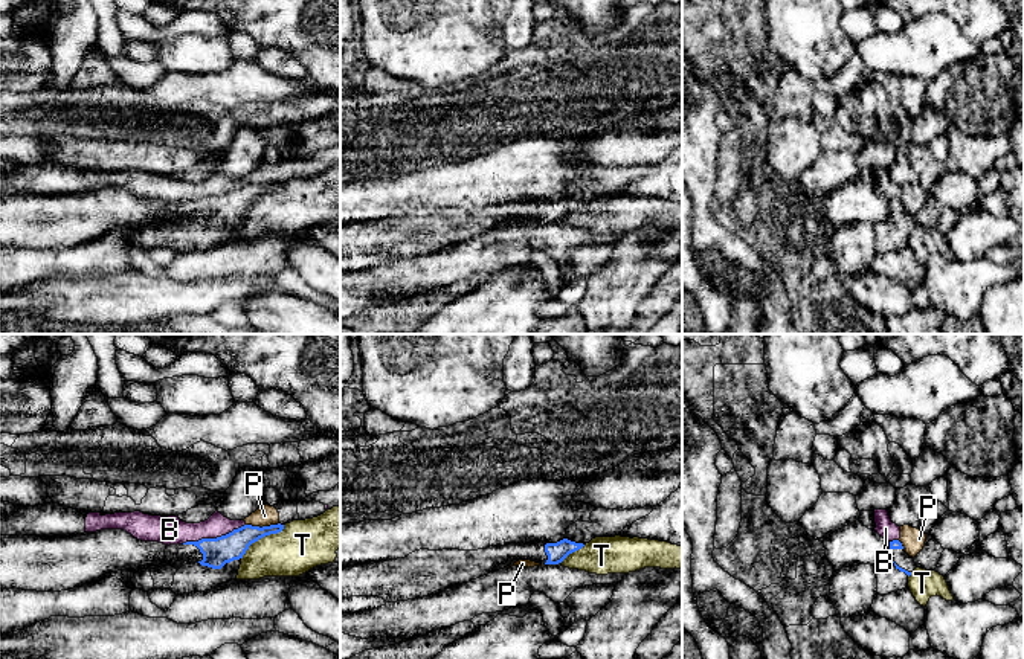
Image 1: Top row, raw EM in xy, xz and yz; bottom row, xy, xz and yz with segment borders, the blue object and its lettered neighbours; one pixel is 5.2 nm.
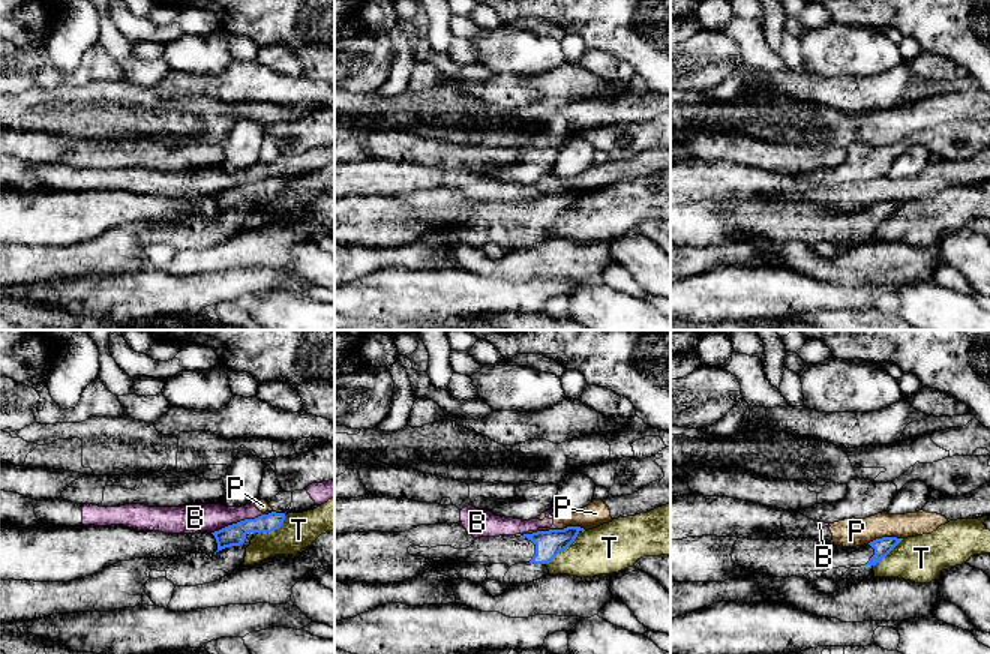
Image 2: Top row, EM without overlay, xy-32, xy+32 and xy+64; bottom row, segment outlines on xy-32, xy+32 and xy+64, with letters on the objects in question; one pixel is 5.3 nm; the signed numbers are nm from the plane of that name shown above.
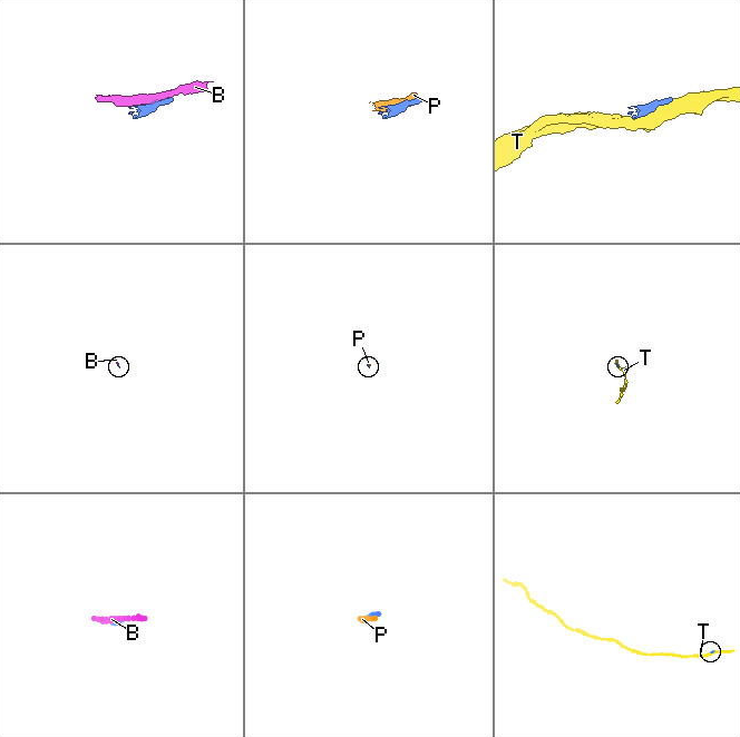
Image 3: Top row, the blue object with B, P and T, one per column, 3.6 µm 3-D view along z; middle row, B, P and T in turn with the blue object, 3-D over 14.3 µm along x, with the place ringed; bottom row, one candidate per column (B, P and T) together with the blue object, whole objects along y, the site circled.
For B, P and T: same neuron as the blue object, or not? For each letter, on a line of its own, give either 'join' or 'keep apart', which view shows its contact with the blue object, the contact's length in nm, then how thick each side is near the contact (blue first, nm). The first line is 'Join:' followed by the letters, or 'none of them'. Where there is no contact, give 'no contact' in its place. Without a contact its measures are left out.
Join: none of them
B: keep apart; meets blue in xy; contact 340 nm long; 150 nm thick on the blue side, 150 nm on the other
P: keep apart; meets blue in xy; contact 180 nm long; 150 nm thick on the blue side, 110 nm on the other
T: keep apart; meets blue in xy; contact 300 nm long; 150 nm thick on the blue side, 260 nm on the other

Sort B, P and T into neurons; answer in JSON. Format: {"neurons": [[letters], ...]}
{"neurons": [["B", "P"], ["T"]]}

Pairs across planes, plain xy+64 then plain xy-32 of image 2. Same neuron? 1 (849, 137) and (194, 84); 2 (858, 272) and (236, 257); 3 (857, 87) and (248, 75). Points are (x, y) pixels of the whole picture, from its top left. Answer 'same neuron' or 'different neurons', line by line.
1: different neurons
2: same neuron
3: same neuron

